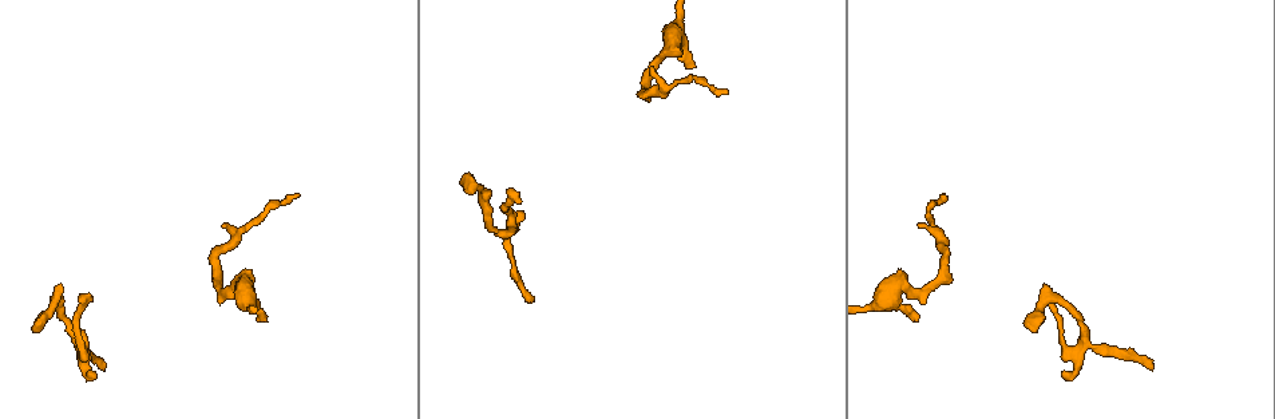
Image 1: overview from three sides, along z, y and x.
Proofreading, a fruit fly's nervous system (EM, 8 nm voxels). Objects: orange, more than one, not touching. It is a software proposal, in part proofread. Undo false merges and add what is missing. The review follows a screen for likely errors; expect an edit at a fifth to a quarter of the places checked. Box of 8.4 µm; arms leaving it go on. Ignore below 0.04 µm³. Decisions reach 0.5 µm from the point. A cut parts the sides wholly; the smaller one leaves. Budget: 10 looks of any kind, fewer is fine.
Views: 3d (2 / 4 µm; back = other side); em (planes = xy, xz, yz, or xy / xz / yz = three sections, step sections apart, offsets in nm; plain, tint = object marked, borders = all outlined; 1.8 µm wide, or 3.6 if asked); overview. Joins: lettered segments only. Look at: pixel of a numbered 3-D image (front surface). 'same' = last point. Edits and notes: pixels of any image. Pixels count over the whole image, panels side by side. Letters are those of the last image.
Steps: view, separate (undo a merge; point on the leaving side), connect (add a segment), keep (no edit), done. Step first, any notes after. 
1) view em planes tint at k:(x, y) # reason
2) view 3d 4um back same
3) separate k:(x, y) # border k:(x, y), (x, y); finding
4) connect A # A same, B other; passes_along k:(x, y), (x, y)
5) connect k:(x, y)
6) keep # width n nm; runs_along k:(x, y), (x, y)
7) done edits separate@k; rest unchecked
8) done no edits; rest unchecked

view em 3.6um planes borders at 1:(57, 298) # abrupt turn

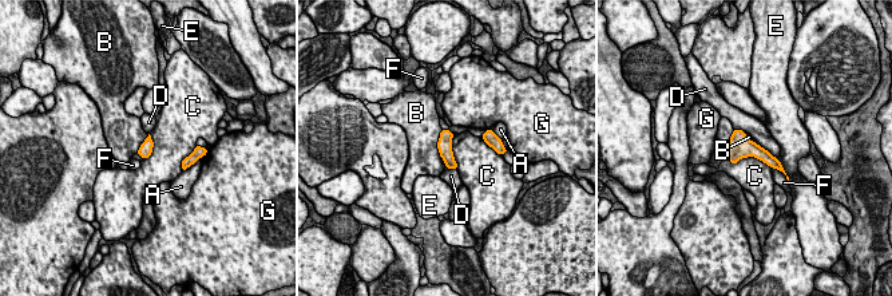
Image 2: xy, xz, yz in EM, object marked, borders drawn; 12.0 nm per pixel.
keep # A other, B other, C other, D other, E other, F other, G other; border 2:(726, 158), (756, 157), (770, 168); continuous, no second neuron

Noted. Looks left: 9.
view 3d 2um at 1:(226, 223) # branch stops here

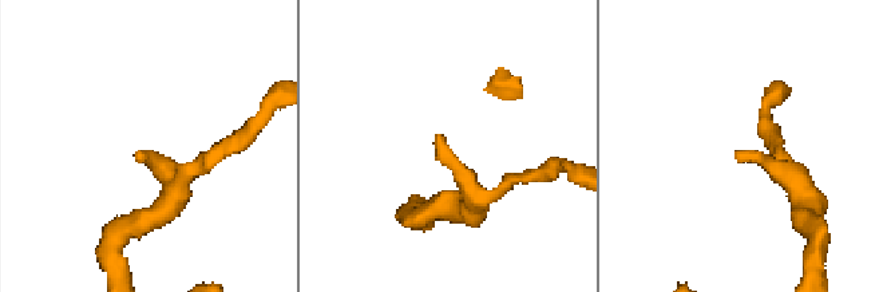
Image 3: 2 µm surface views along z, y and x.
view em planes plain at 3:(436, 137) # shape alone is not enough

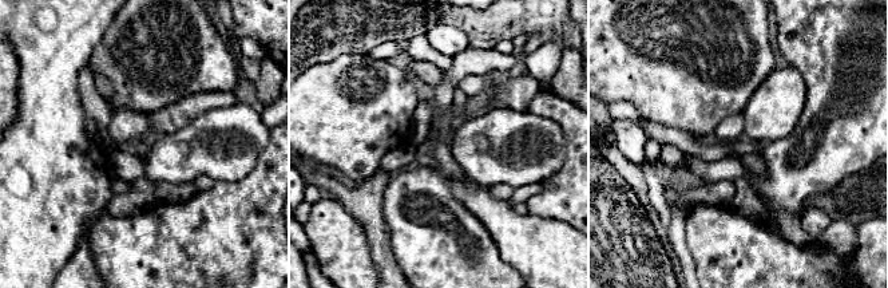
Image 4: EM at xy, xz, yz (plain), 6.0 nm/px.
view em planes borders same # see the neighbours

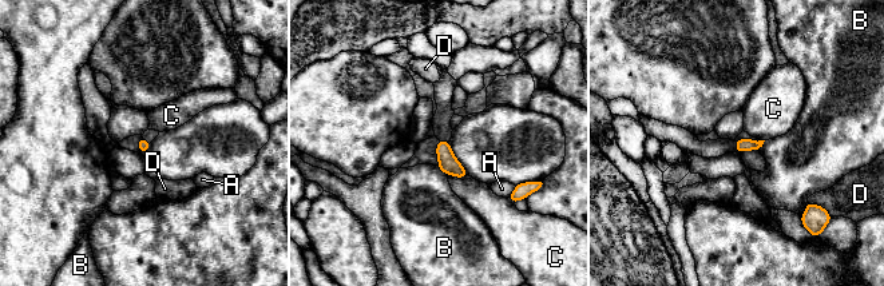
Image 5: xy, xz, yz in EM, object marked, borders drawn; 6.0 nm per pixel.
keep # longest_contact C 130 nm; A other, B other, C other, D other; none of them fits

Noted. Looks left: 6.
view em planes borders at 1:(941, 194) # thin end

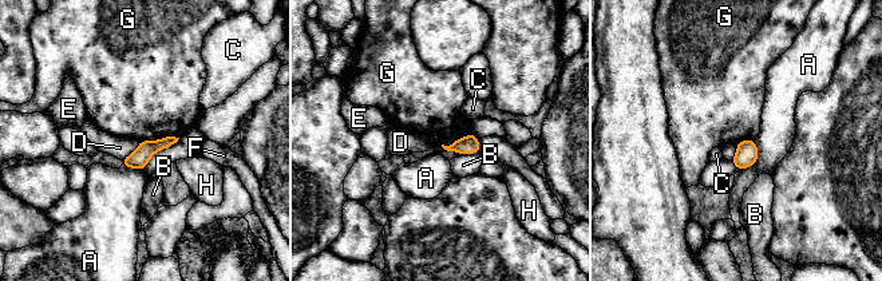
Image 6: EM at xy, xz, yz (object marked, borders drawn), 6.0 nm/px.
keep # width 100 nm; longest_contact G 220 nm; A other, B other, C other, D other, E other, F other, G other, H other; no lettered segment goes on from it

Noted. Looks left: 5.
view em xz step 8 borders at 1:(267, 319) # free end

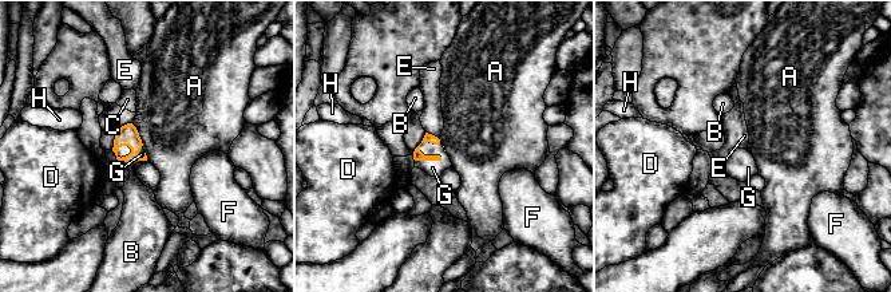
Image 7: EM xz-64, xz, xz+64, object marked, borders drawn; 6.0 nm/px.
view em planes borders same

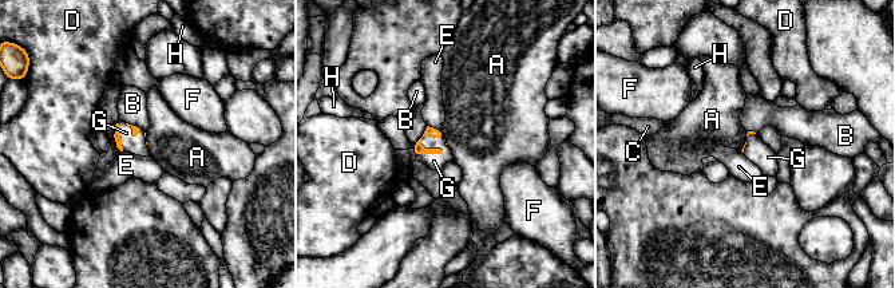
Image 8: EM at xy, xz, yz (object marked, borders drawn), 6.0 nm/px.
connect G # A other, B other, C other, D other, E other, F other, G same, H other; passes_along 8:(418, 149), (430, 149), (434, 161); it goes on there

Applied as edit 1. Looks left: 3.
view overview

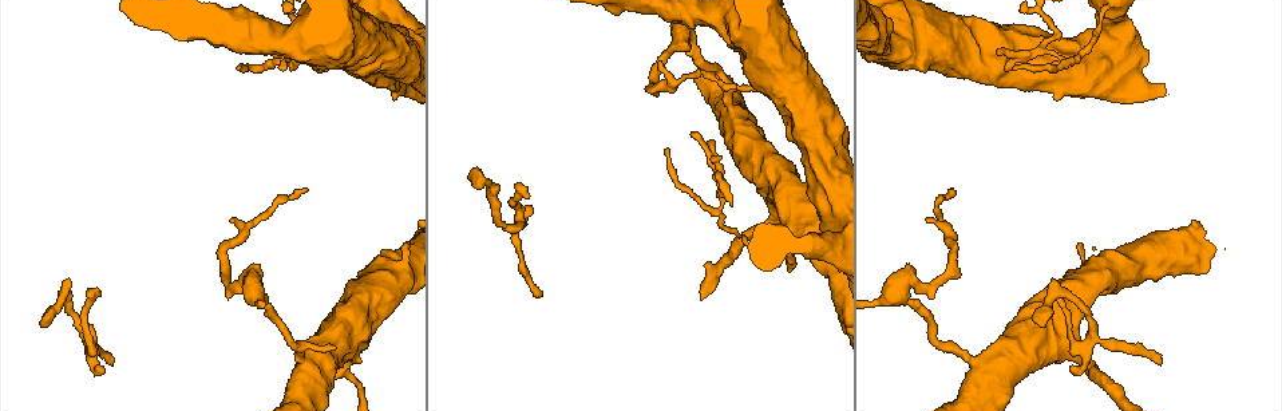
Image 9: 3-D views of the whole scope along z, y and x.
view 3d 4um back at 9:(1071, 64)

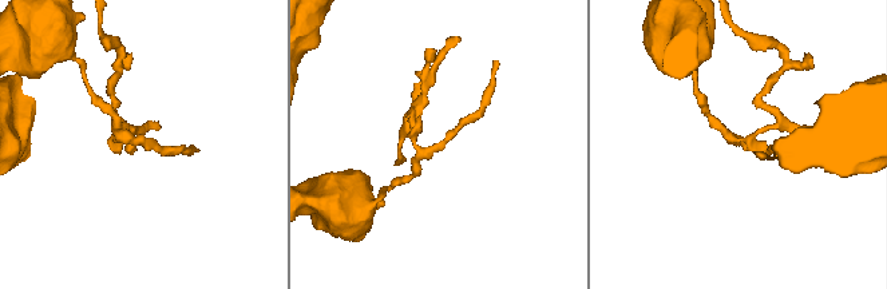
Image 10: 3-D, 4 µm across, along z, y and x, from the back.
view em xz step 4 borders at 10:(119, 140)

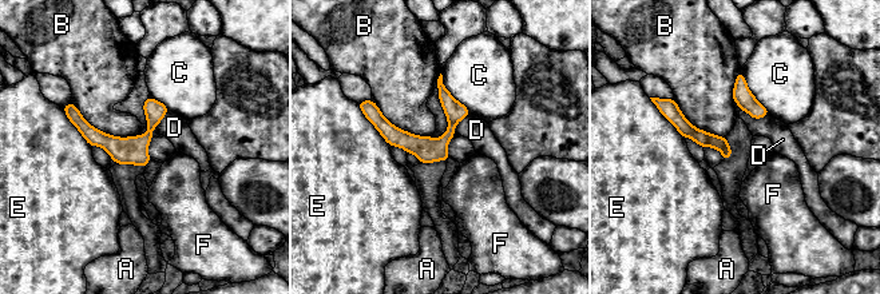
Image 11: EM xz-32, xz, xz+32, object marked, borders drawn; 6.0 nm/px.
keep # width 90 nm; A other, B other, C other, D other, E other, F other; border 11:(71, 100), (113, 135), (157, 127); all the same neuron

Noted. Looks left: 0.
done edits connect@8; rest unchecked

